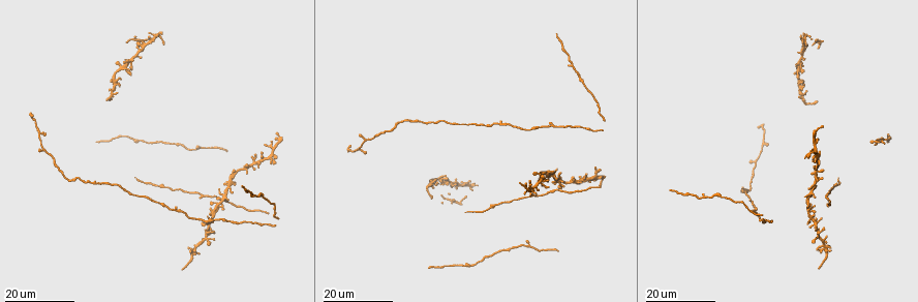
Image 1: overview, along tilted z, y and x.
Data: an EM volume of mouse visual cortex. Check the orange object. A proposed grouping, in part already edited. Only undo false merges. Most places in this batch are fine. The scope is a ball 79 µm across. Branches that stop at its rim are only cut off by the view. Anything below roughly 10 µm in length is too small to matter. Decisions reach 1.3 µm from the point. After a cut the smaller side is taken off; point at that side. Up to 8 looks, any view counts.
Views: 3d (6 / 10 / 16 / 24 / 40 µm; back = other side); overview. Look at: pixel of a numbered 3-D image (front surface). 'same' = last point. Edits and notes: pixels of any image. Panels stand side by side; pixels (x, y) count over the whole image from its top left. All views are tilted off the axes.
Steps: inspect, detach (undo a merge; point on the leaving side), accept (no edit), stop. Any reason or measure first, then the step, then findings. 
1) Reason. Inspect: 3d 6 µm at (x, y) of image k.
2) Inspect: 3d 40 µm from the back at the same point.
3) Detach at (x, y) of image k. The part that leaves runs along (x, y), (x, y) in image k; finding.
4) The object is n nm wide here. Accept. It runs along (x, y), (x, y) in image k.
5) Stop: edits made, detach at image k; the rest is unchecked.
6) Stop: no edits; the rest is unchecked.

Thick turns thin. Inspect: 3d 16 µm at (490, 208) of image 1.

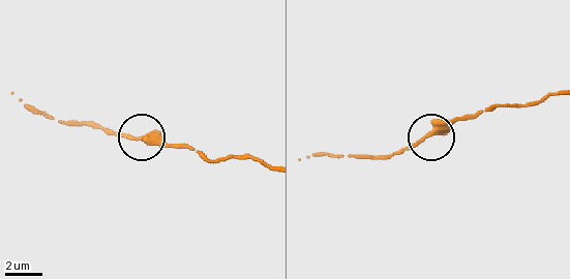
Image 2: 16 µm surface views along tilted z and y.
Closer look. Inspect: 3d 6 µm at (424, 135) of image 2.

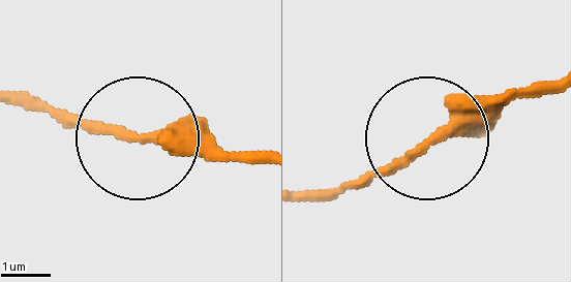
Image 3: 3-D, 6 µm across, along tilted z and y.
Accept. It runs along (554, 83), (468, 103), (332, 195) in image 3; one cell here.

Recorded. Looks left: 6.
Two arms in line, one across. Inspect: 3d 16 µm at (501, 125) of image 1.

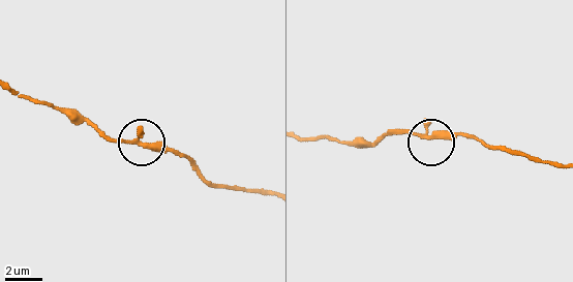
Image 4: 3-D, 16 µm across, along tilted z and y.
Inspect: 3d 10 µm at (433, 136) of image 4.

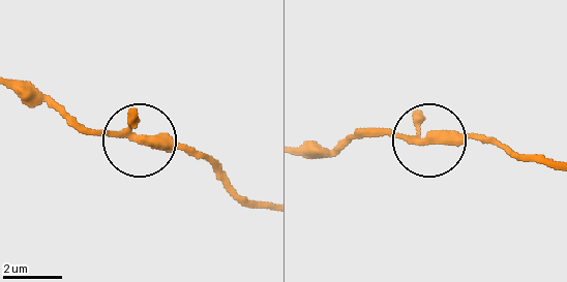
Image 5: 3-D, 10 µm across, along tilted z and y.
3 arms meet here. Accept. All the same cell.

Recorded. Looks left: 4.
Thick turns thin. Inspect: 3d 16 µm at (44, 149) of image 1.

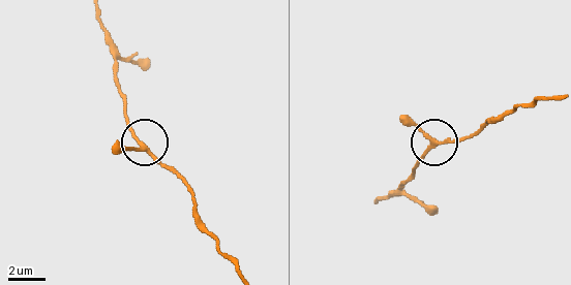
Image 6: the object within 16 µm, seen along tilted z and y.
Inspect: 3d 10 µm at (136, 141) of image 6.

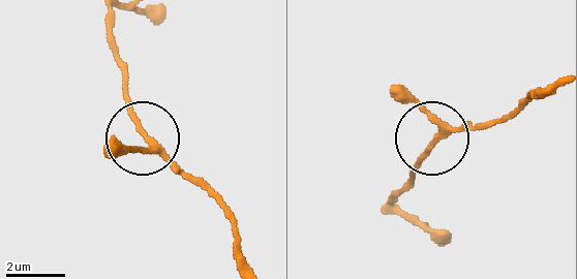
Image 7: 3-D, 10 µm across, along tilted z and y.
The object is 150 nm wide here. Accept. It runs along (248, 264), (232, 219), (144, 132), (122, 63) in image 7; all the same cell.

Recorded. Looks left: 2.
Calibre changes. Inspect: 3d 16 µm at (199, 195) of image 1.

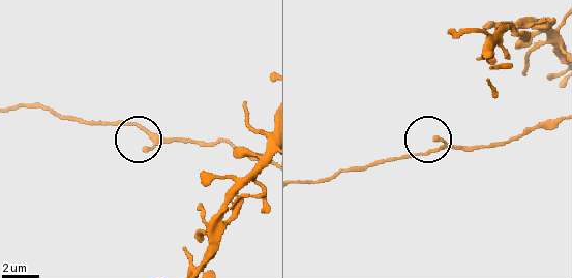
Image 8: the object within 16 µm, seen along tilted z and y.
Inspect: 3d 10 µm at (144, 130) of image 8.

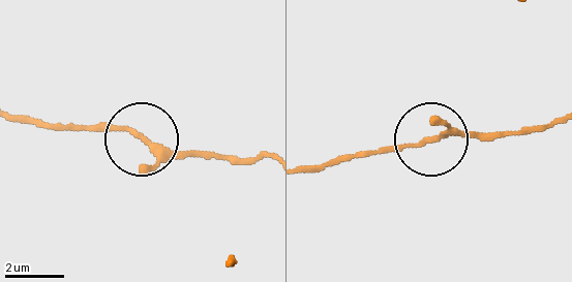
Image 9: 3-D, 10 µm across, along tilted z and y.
The object is 130 nm wide here. Accept. It runs along (205, 153), (163, 153), (117, 131), (60, 131) in image 9; continuous, no second cell.

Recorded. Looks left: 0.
Stop: no edits; the rest is unchecked.

